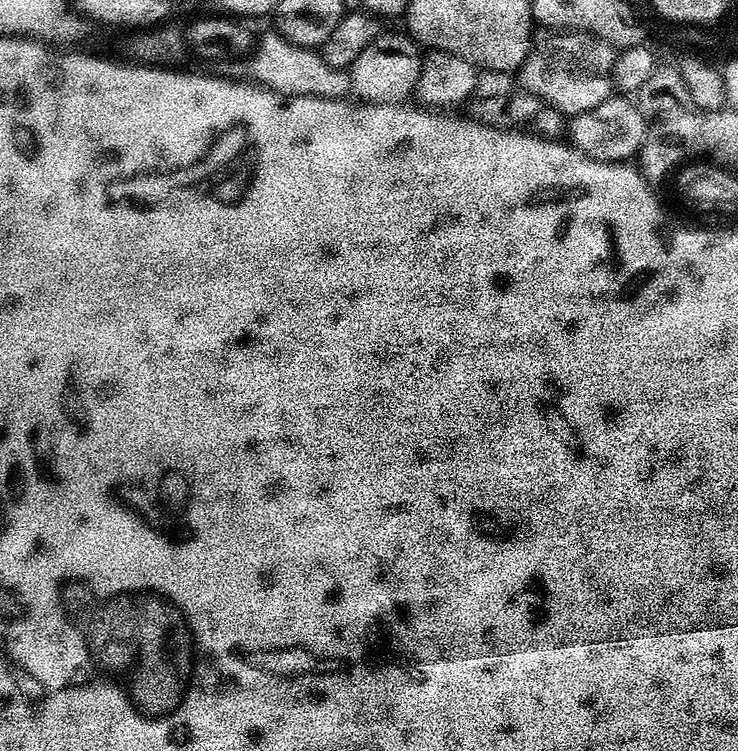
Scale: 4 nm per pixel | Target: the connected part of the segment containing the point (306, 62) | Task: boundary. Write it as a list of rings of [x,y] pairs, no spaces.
[[[279,34],[259,41],[258,47],[243,61],[249,81],[280,96],[313,96],[319,100],[343,100],[353,95],[352,77],[345,69],[335,68],[319,51],[299,48]]]

